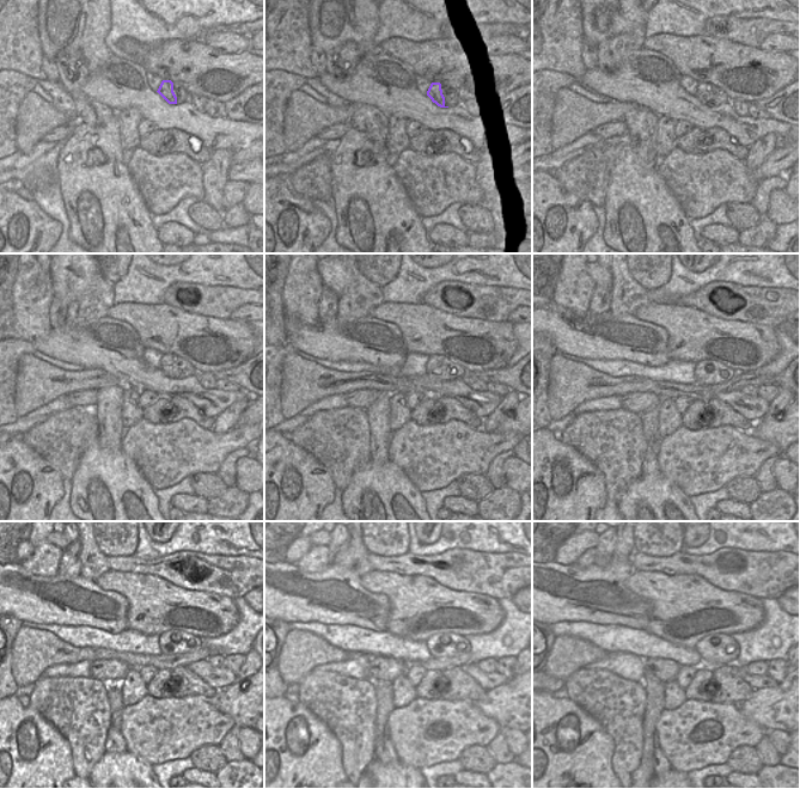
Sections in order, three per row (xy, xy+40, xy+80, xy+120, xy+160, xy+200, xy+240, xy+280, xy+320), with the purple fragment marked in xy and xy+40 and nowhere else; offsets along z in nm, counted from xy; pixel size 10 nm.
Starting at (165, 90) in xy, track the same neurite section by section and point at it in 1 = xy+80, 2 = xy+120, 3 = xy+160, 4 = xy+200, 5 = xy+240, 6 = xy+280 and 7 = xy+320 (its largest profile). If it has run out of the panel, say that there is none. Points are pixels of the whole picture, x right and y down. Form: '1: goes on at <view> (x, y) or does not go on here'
1: goes on at xy+80 (703, 93)
2: goes on at xy+120 (169, 362)
3: goes on at xy+160 (435, 365)
4: goes on at xy+200 (703, 369)
5: goes on at xy+240 (171, 642)
6: goes on at xy+280 (440, 644)
7: goes on at xy+320 (721, 649)

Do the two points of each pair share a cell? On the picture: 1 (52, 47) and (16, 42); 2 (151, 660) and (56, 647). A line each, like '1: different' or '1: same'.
1: different
2: same

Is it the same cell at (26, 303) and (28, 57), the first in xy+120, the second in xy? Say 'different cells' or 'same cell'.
same cell

